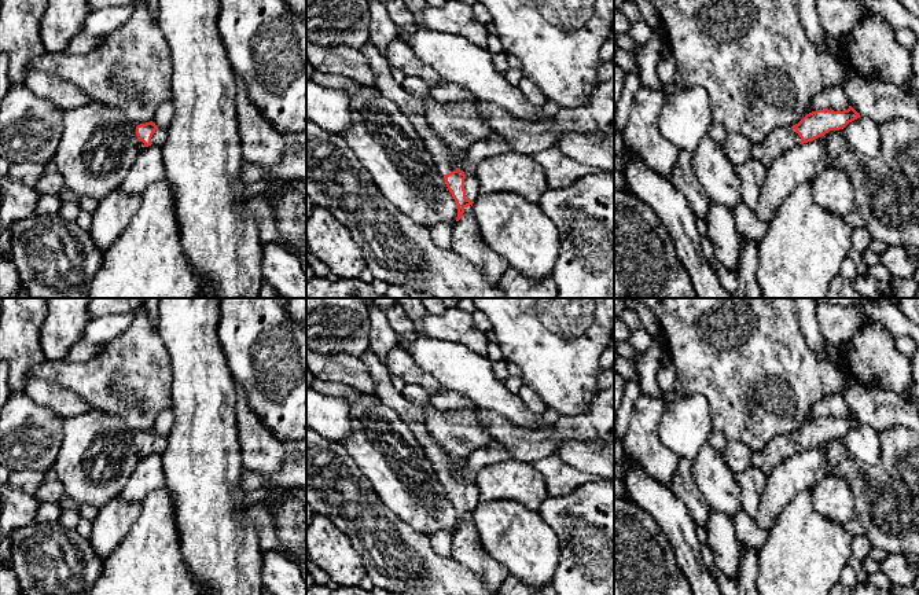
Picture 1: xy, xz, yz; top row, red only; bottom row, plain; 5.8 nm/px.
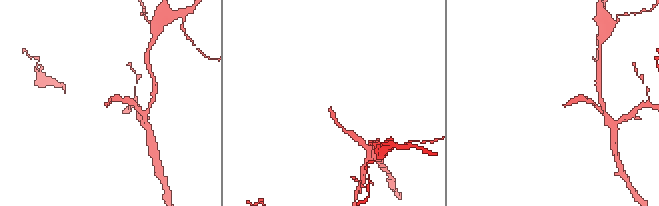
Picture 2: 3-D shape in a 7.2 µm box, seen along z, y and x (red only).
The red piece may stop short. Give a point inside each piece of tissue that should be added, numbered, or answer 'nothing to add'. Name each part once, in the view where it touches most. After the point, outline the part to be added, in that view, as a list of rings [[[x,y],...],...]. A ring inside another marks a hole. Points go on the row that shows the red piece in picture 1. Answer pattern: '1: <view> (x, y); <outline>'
1: xz (471, 187); [[[466,176],[464,179],[466,198],[475,202],[479,197],[479,186],[475,177]]]

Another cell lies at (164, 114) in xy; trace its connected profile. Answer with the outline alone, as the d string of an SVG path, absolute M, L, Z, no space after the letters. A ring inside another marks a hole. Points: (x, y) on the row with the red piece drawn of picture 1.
M172 100L163 102L155 111L152 122L158 128L168 129L173 118L173 104Z

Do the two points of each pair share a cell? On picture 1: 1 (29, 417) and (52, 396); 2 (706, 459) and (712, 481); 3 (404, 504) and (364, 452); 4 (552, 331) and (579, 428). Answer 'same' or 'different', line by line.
1: different
2: same
3: same
4: different

